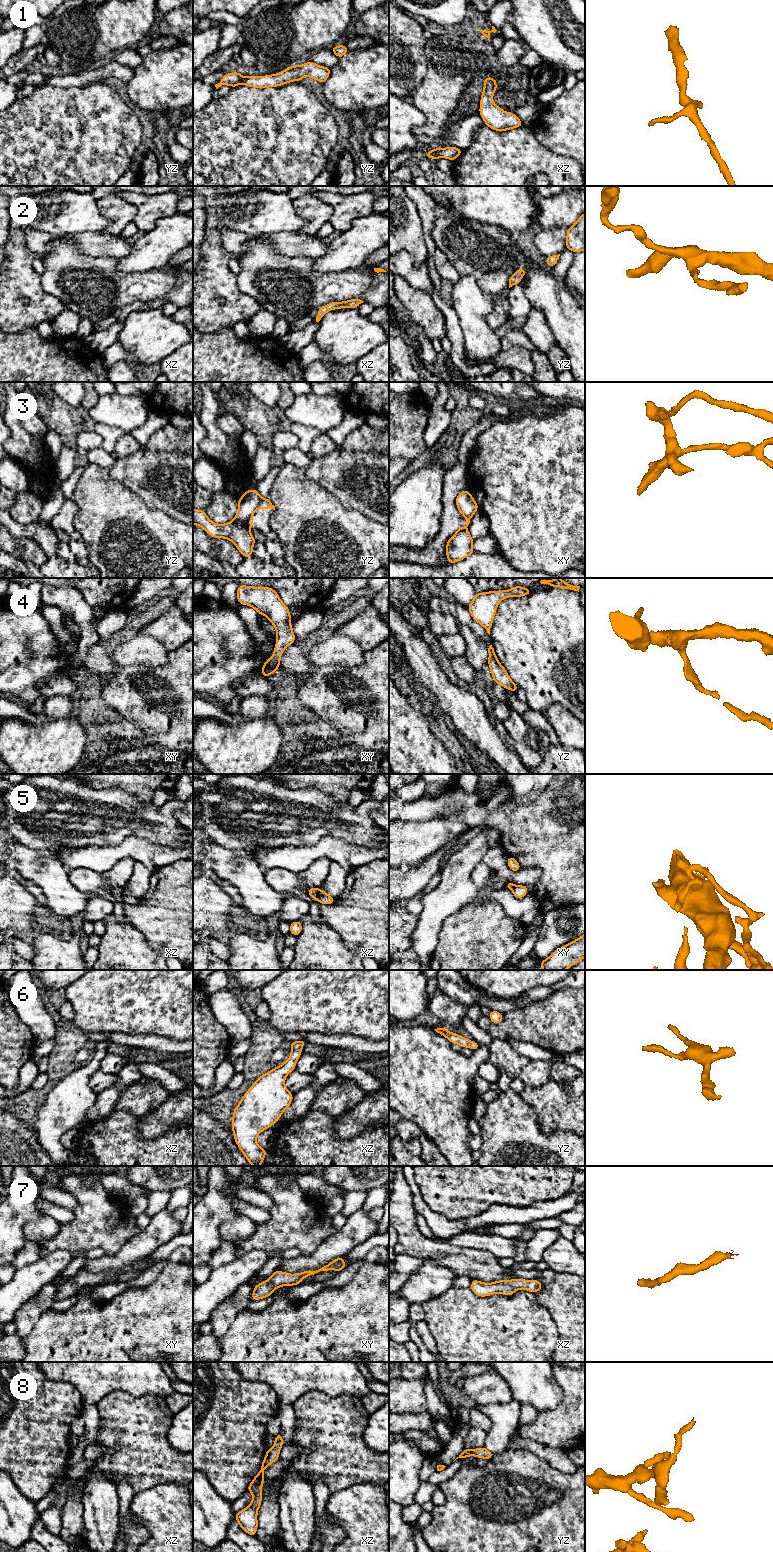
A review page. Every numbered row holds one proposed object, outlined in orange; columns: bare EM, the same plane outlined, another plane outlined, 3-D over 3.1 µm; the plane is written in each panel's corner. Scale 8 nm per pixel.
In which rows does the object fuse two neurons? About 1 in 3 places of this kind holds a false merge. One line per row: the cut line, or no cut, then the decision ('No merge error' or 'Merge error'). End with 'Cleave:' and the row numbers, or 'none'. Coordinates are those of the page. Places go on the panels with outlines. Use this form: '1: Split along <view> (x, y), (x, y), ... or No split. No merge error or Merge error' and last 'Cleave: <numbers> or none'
1: No split. No merge error
2: No split. No merge error
3: Split along yz (262, 498), (256, 508). Merge error
4: No split. No merge error
5: Split along xz (319, 888), (319, 894), (315, 898). Merge error
6: No split. No merge error
7: No split. No merge error
8: No split. No merge error
Cleave: 3, 5

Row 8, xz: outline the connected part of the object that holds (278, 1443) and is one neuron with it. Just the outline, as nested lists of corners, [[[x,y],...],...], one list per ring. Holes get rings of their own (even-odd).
[[[282,1433],[275,1436],[274,1446],[267,1449],[265,1458],[261,1464],[261,1470],[255,1475],[253,1481],[247,1487],[247,1491],[253,1494],[250,1505],[235,1514],[235,1520],[249,1535],[255,1536],[258,1521],[257,1513],[262,1502],[262,1485],[264,1483],[264,1470],[279,1459],[280,1449],[283,1447]]]

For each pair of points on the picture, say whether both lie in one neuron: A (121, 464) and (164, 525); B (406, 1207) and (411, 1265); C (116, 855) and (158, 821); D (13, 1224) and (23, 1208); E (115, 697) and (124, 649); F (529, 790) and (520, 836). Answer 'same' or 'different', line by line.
A: different
B: different
C: different
D: same
E: different
F: different

